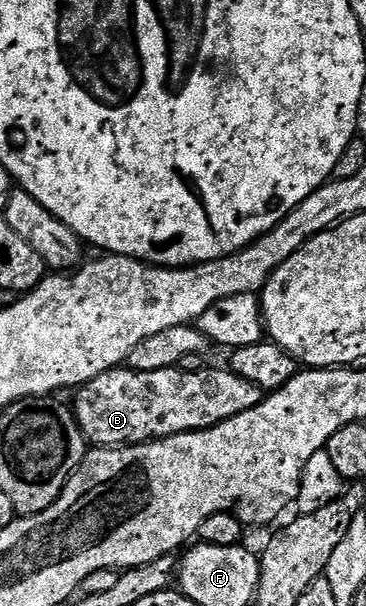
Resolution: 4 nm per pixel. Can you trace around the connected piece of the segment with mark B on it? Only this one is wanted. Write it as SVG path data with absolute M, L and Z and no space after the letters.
M117 367L79 386L75 390L74 412L85 442L92 447L145 445L148 441L160 441L163 437L173 437L179 433L212 429L226 419L234 419L234 415L242 415L242 411L250 411L250 407L258 407L258 403L266 396L265 390L242 379L237 373L232 372L231 368L196 370L188 368L177 367L136 373L127 367Z

